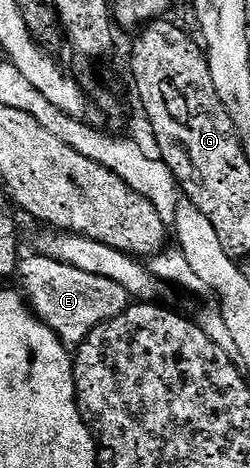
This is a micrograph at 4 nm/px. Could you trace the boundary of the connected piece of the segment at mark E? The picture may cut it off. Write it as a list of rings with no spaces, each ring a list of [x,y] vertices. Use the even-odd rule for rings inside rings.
[[[33,257],[21,259],[17,272],[17,277],[22,278],[21,289],[34,315],[52,328],[67,348],[77,348],[97,326],[120,316],[131,305],[130,294],[124,292],[116,280],[104,280],[104,276],[80,272],[80,268],[72,268],[51,258]]]

